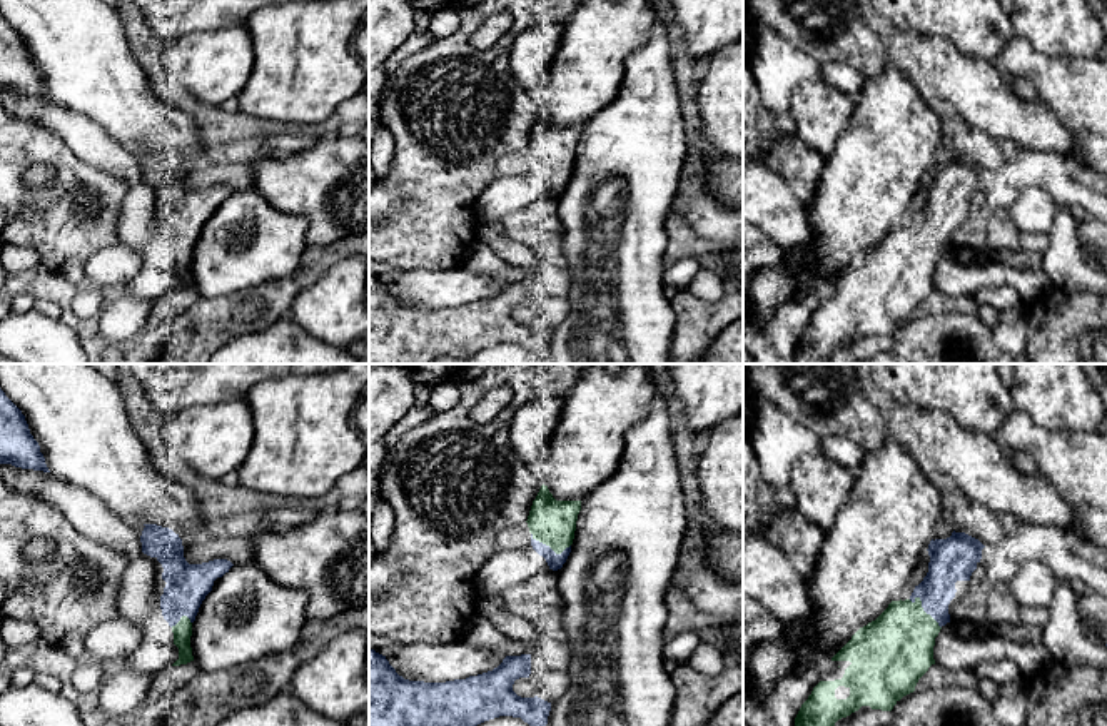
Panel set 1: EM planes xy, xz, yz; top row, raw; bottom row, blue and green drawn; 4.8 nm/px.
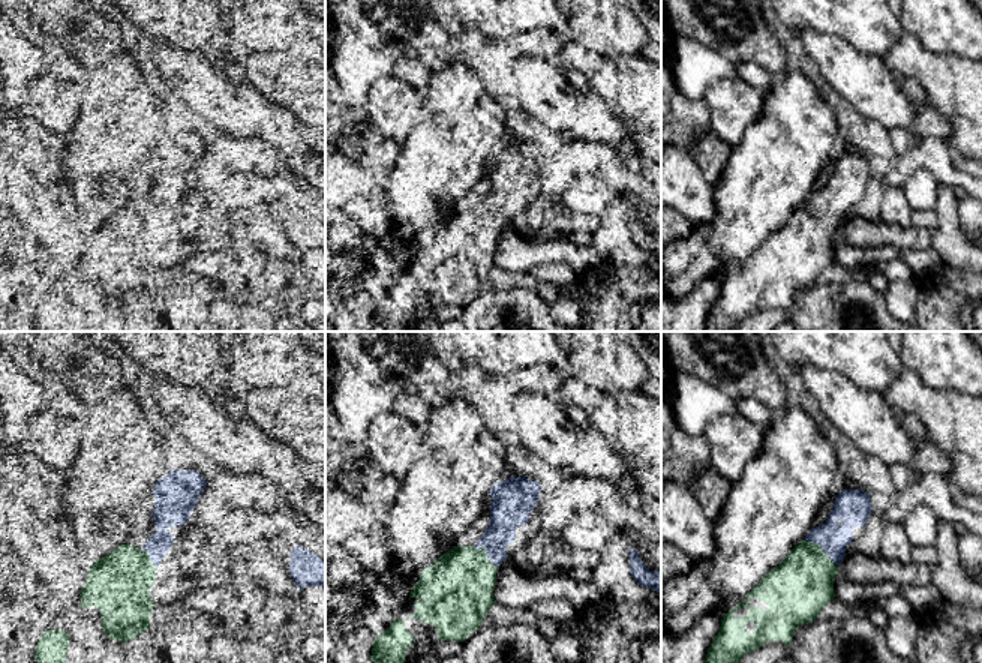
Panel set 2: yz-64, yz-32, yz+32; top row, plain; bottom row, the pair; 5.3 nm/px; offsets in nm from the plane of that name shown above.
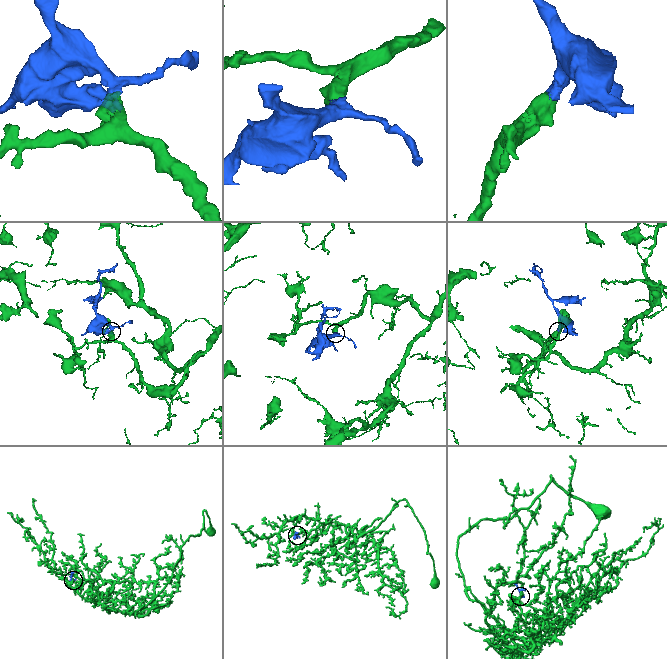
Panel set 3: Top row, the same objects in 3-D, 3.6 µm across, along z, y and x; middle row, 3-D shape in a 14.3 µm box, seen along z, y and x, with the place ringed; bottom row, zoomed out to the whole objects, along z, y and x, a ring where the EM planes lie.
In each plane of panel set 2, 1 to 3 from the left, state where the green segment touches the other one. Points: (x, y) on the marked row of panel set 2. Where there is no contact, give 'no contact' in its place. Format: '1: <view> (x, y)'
1: yz-64 (150, 558)
2: yz-32 (486, 554)
3: yz+32 (822, 548)

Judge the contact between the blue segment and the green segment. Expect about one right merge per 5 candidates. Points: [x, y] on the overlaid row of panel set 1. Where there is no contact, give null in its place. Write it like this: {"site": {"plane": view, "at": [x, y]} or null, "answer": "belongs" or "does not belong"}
{"site": {"plane": "yz", "at": [924, 610]}, "answer": "belongs"}

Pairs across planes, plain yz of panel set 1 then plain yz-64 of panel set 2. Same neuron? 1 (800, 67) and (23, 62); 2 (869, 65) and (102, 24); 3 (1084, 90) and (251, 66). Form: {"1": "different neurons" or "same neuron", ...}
{"1": "same neuron", "2": "same neuron", "3": "same neuron"}

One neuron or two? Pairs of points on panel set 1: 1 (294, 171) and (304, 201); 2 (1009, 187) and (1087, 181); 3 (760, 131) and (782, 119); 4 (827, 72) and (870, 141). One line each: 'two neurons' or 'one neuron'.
1: one neuron
2: two neurons
3: one neuron
4: two neurons

